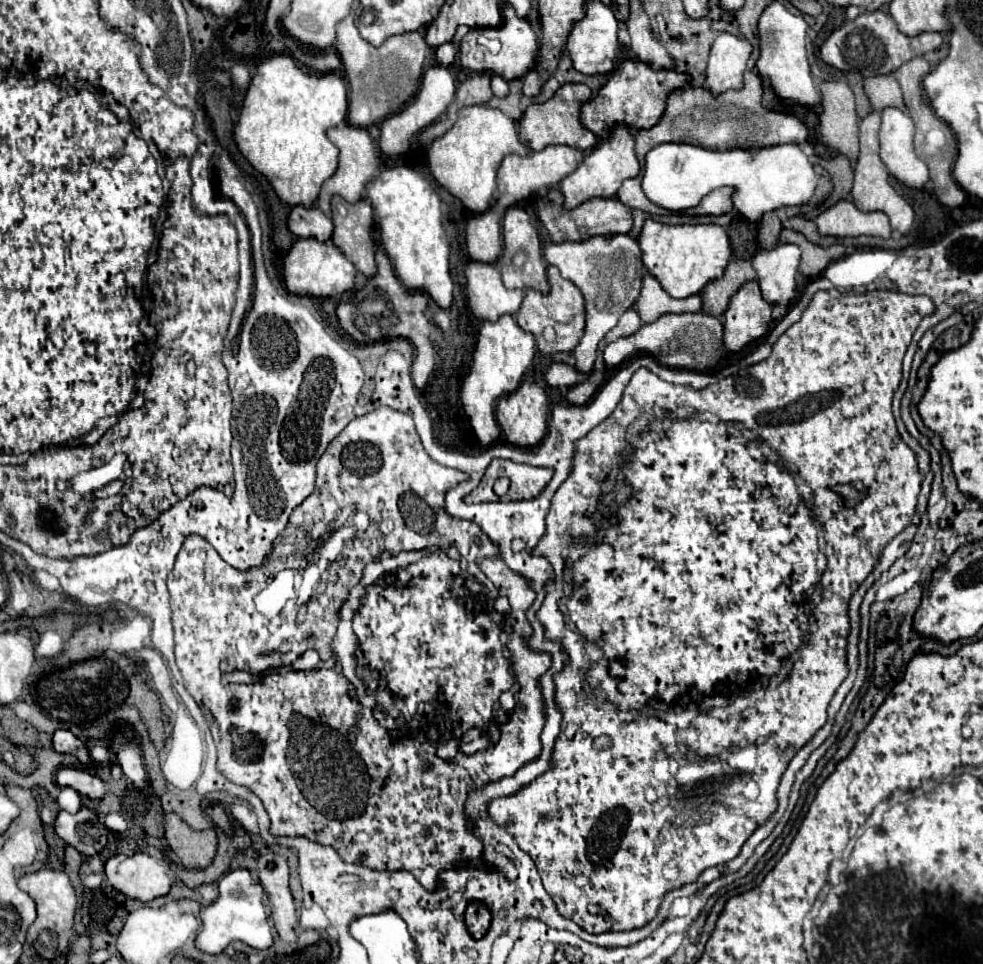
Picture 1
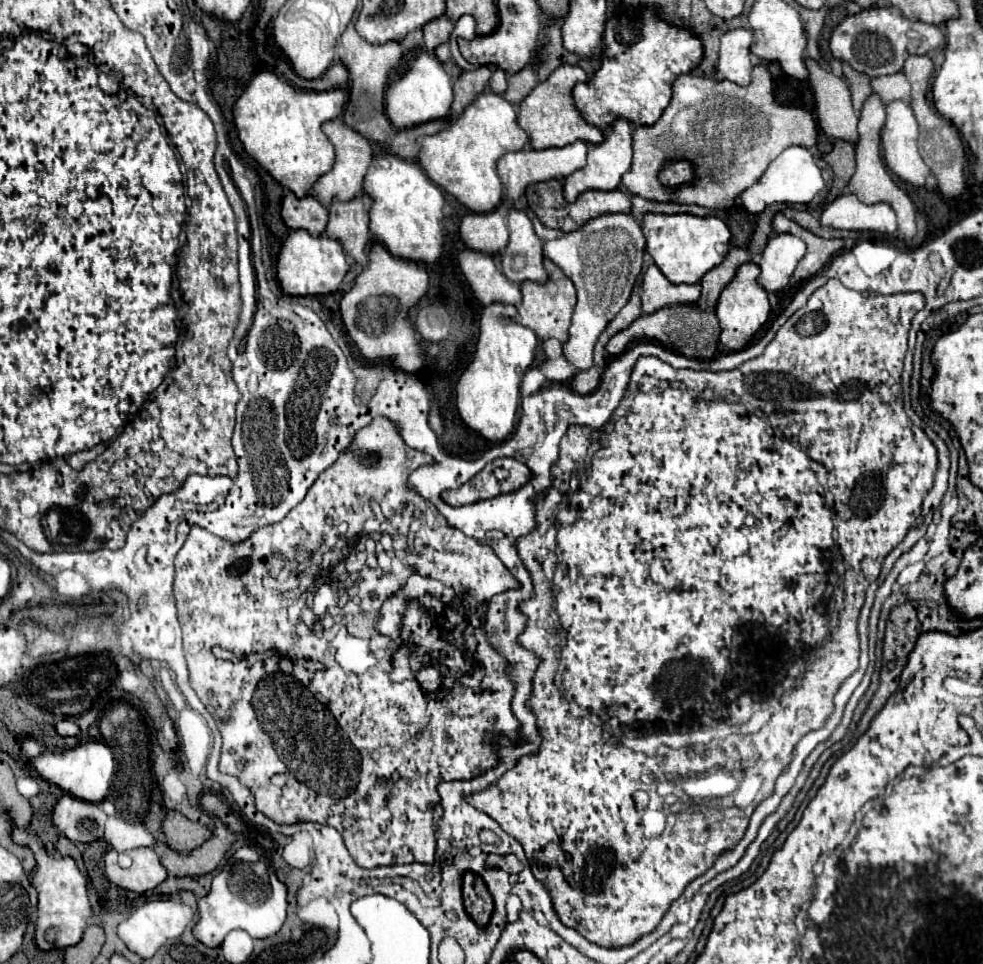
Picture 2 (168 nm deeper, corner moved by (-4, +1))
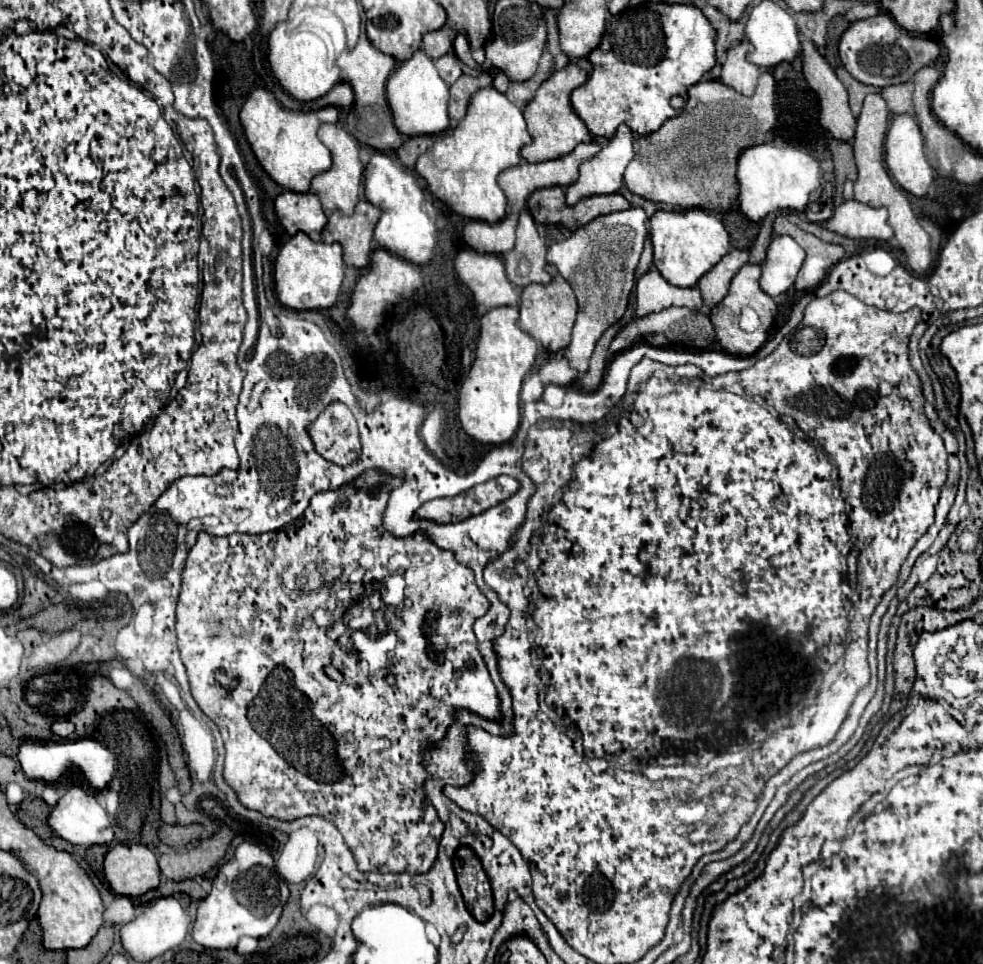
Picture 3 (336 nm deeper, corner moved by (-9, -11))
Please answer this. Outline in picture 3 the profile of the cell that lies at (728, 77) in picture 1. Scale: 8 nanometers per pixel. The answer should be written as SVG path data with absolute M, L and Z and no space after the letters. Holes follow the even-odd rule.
M742 41L736 47L732 47L726 55L726 61L722 65L722 75L720 75L720 81L724 85L736 89L746 97L754 95L760 77L760 67L756 67L746 59L748 49L750 49L748 41Z

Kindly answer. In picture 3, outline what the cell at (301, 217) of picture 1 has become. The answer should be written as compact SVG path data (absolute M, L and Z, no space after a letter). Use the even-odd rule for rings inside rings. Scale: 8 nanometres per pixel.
M282 193L276 197L276 213L288 235L304 231L312 241L320 241L328 219L314 193Z

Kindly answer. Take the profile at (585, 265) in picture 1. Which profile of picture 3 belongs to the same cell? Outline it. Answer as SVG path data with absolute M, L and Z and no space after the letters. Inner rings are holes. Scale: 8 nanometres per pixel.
M630 207L626 211L618 211L618 213L610 213L610 215L602 215L594 221L590 221L584 227L578 227L570 239L566 239L564 243L554 243L548 249L546 261L556 265L560 275L570 283L570 287L574 289L576 297L578 297L578 319L576 325L572 329L572 341L566 347L564 355L566 359L572 363L572 369L584 373L588 371L588 363L592 357L592 351L596 347L596 341L600 339L600 335L604 335L604 331L618 323L628 307L628 299L632 293L632 287L636 283L636 267L644 249L644 241L648 235L648 217L644 215L642 209L638 207Z

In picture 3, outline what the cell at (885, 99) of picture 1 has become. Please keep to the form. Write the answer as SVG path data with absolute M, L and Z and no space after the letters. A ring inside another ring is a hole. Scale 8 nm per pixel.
M900 83L900 85L892 85L892 87L884 87L882 89L882 99L886 101L888 109L894 115L900 113L908 113L914 115L914 107L912 107L912 95L914 95L914 83Z

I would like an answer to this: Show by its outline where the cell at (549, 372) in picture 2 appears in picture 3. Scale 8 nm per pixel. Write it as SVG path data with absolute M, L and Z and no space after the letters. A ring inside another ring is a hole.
M552 359L552 361L548 361L538 371L538 377L542 379L544 385L550 385L552 383L552 385L568 387L578 377L578 371L568 365L568 359Z

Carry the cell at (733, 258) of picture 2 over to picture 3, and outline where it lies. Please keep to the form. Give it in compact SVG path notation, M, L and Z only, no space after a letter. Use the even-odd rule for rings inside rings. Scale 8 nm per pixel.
M732 249L716 267L712 267L698 281L698 289L702 293L702 299L704 299L706 307L712 309L712 307L716 307L726 297L732 277L746 263L748 263L748 253L740 251L740 249Z

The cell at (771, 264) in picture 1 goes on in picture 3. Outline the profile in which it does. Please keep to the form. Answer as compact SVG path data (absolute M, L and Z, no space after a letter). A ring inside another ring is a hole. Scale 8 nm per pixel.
M788 235L774 237L766 261L762 265L762 277L760 277L760 287L764 293L770 297L778 297L786 293L800 271L804 263L804 249Z

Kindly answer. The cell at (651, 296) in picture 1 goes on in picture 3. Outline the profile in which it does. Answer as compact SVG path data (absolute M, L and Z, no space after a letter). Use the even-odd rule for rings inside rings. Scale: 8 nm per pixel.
M656 267L636 283L636 317L644 317L668 307L702 309L702 295L696 287L680 289L670 285Z

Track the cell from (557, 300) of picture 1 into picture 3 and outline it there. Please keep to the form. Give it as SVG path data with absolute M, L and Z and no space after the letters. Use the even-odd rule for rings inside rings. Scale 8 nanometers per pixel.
M548 265L546 271L552 277L550 285L532 283L532 285L524 287L524 293L522 293L522 299L520 299L518 327L522 331L526 331L528 335L532 335L548 351L560 351L560 349L566 349L568 343L570 343L570 333L572 333L574 321L576 321L578 303L576 303L576 295L572 291L572 287L562 279L558 269L554 265Z

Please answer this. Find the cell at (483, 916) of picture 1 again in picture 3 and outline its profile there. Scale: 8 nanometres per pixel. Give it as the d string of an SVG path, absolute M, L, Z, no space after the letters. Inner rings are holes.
M460 847L454 855L454 869L468 911L474 915L476 921L486 923L494 913L494 897L480 859L474 855L472 849Z

